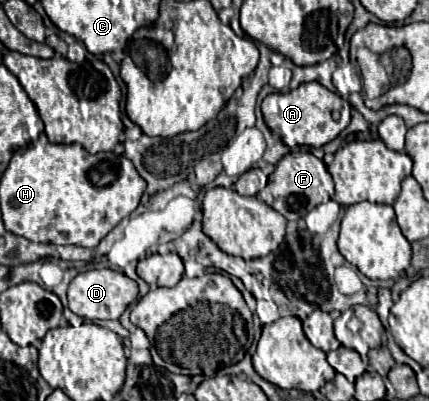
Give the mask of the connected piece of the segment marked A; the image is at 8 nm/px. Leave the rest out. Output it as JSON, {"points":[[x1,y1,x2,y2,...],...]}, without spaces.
{"points":[[306,82,286,94,268,94,262,100,262,116,268,128,278,134,286,146,322,148,350,124,350,104,344,102,336,92,324,88,320,82]]}

